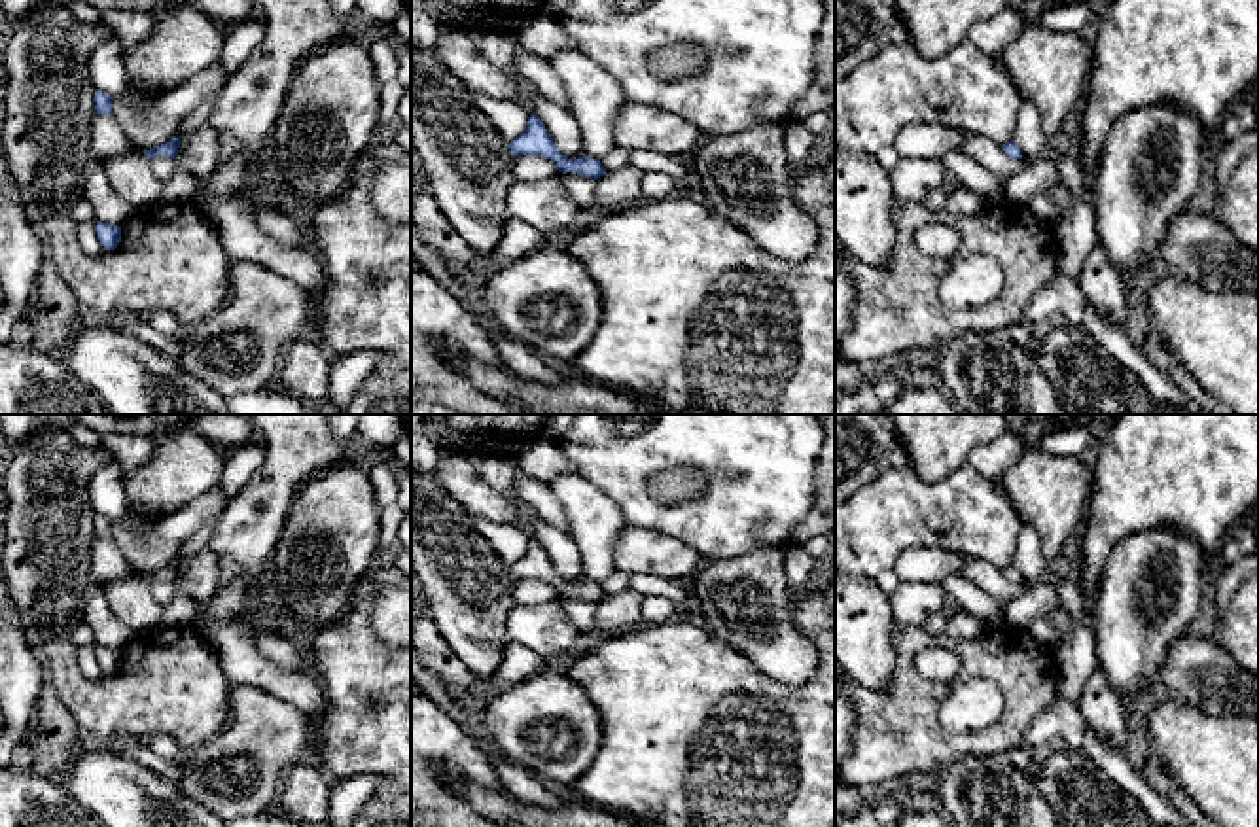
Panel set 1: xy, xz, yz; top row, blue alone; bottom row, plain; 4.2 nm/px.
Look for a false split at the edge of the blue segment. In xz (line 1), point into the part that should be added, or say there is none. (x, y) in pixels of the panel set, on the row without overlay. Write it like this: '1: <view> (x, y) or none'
1: none

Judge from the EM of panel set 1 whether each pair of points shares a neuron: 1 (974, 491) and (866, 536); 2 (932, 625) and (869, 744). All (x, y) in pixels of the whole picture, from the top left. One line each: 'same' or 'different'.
1: same
2: different

